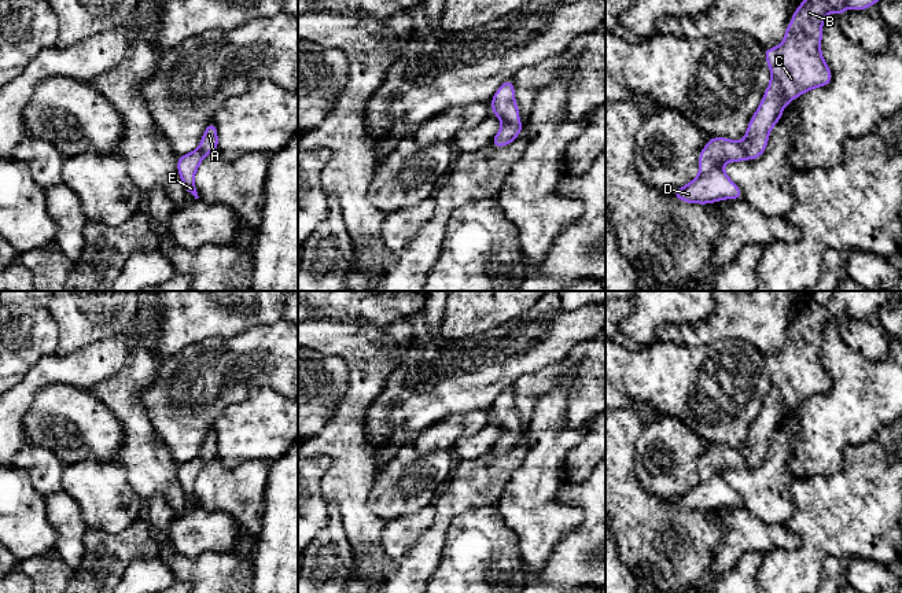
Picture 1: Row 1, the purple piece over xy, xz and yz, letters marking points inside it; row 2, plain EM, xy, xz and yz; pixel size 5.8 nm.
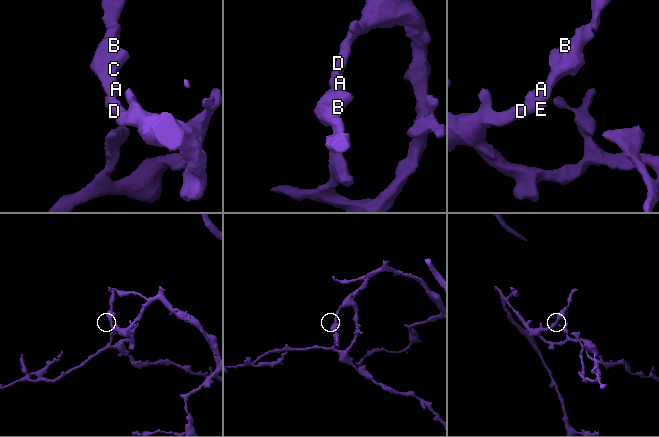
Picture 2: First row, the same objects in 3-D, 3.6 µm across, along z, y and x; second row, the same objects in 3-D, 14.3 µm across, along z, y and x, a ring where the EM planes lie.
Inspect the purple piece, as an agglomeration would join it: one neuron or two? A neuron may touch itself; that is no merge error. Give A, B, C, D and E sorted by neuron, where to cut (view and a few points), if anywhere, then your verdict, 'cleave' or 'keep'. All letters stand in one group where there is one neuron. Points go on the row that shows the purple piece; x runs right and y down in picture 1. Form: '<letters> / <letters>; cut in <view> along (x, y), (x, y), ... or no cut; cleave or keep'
A B C D E; no cut; keep

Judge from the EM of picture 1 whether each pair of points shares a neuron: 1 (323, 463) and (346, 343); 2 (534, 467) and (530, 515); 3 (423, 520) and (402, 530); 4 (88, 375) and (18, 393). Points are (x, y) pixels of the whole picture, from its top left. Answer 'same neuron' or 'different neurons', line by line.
1: different neurons
2: same neuron
3: same neuron
4: same neuron

